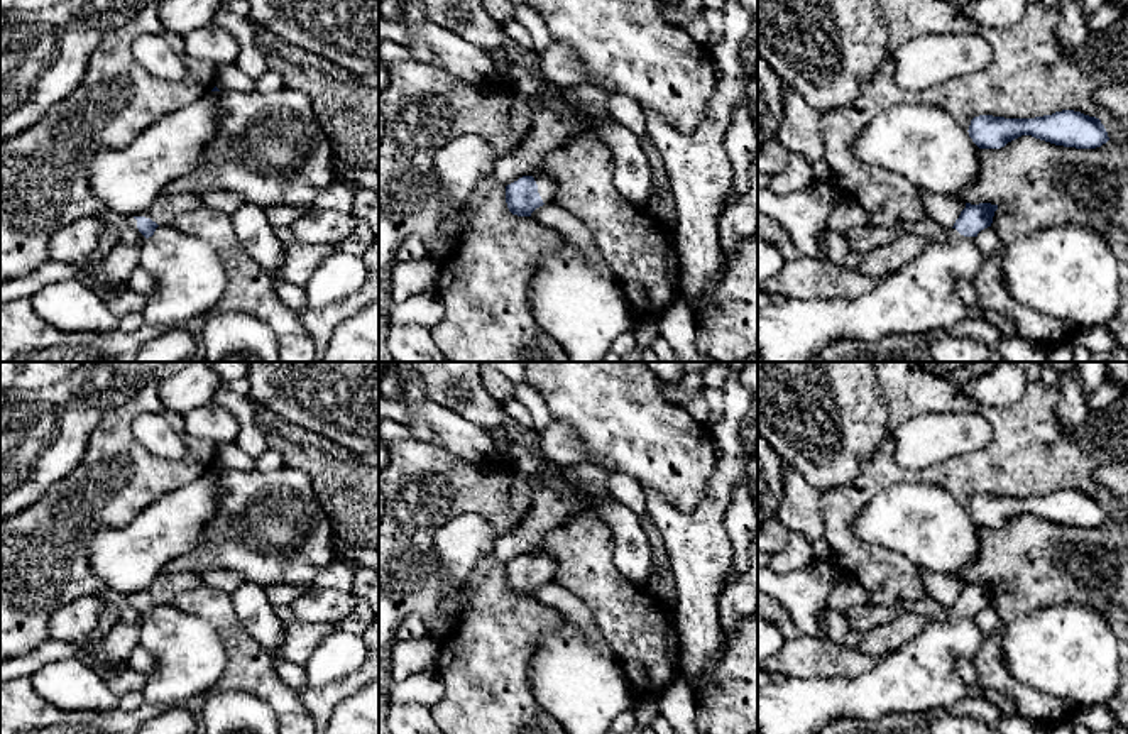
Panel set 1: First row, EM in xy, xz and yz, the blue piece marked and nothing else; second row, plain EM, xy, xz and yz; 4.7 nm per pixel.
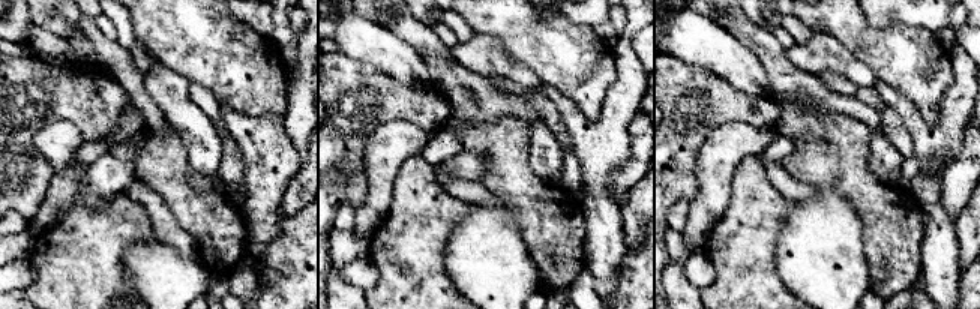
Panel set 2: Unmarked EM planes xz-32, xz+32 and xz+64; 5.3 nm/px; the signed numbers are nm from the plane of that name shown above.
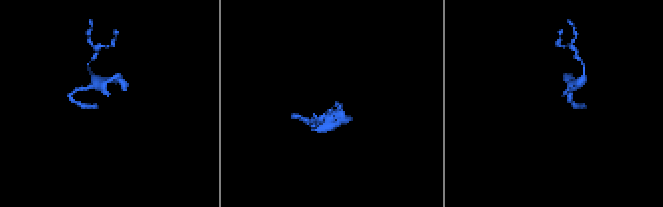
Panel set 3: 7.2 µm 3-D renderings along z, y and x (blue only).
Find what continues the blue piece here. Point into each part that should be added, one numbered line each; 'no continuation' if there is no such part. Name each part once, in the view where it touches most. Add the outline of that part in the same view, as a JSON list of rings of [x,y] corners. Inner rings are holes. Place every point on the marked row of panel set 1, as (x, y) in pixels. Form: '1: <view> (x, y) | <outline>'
1: xz (547, 186) | [[[533,174],[543,203],[556,201],[556,181],[550,174]]]

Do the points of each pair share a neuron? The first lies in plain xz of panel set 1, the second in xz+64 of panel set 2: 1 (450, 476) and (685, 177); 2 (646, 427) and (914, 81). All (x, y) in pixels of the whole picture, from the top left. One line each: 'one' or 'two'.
1: one
2: one

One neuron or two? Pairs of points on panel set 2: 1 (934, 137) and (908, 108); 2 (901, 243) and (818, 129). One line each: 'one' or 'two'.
1: one
2: one

